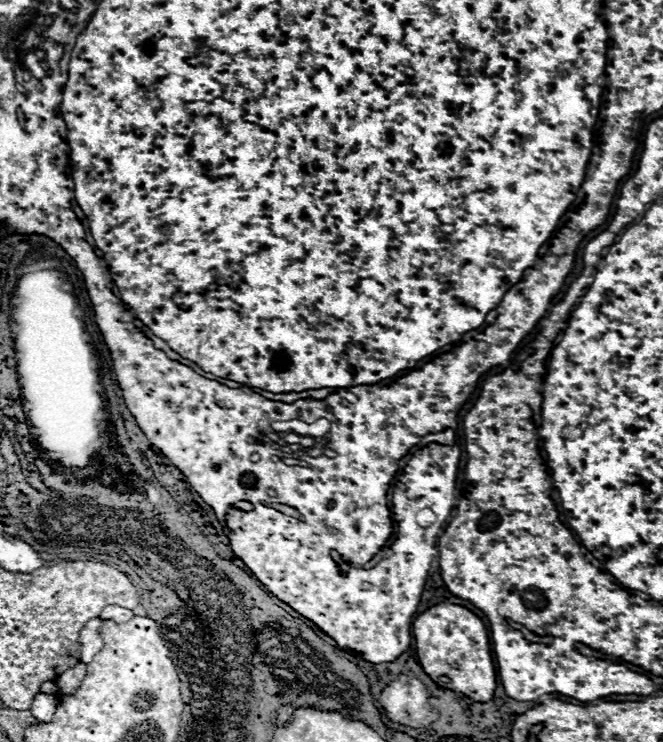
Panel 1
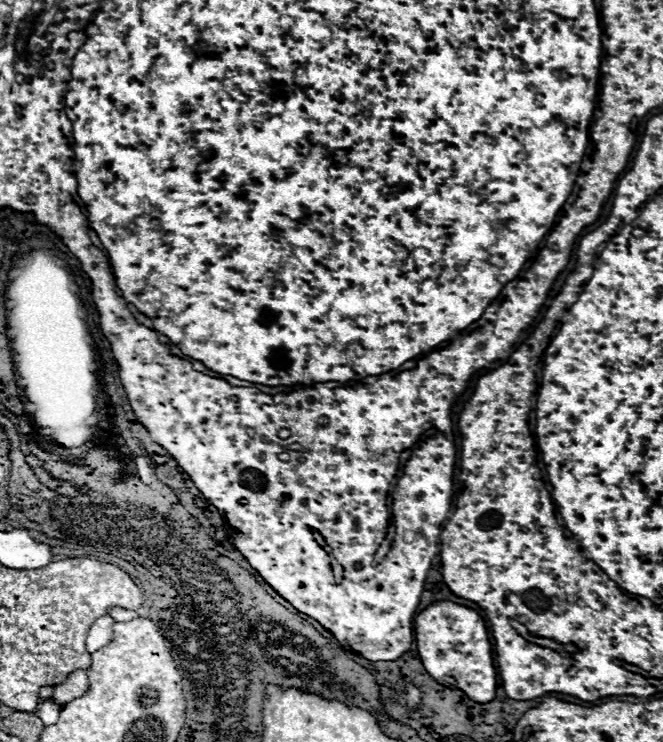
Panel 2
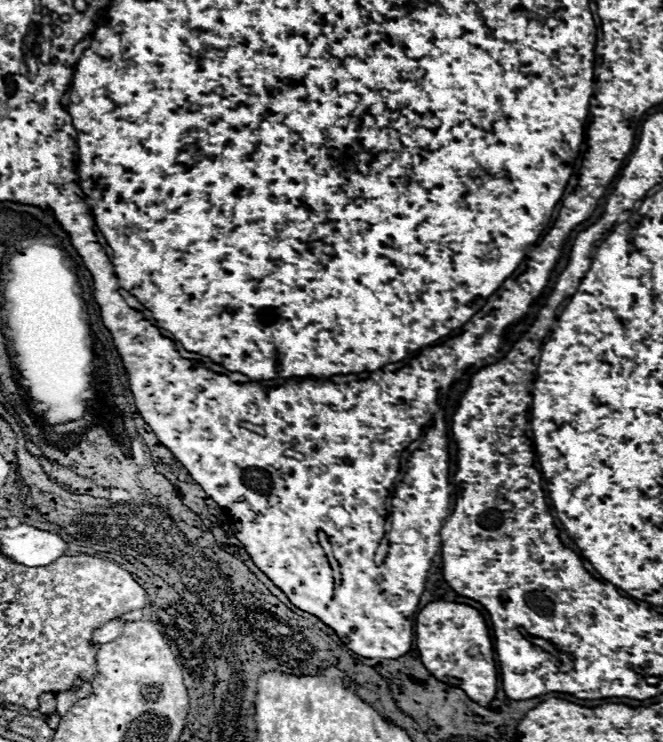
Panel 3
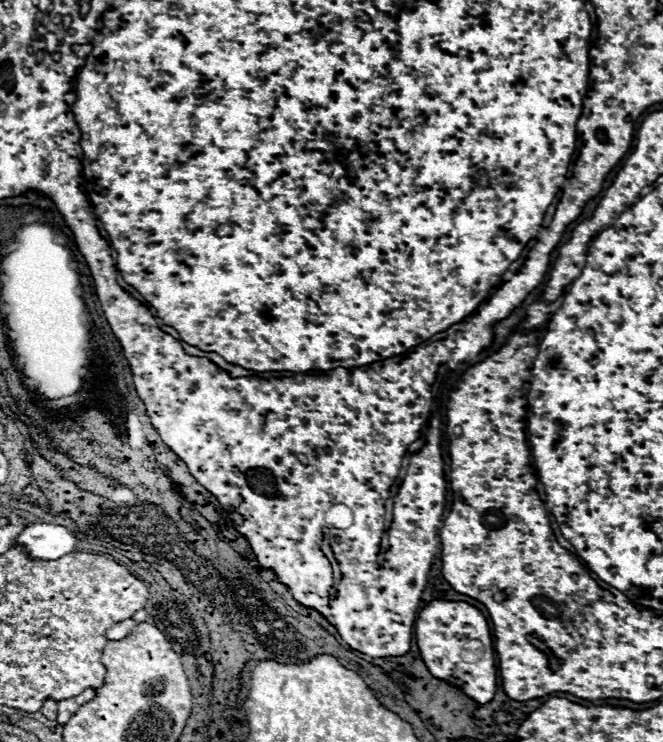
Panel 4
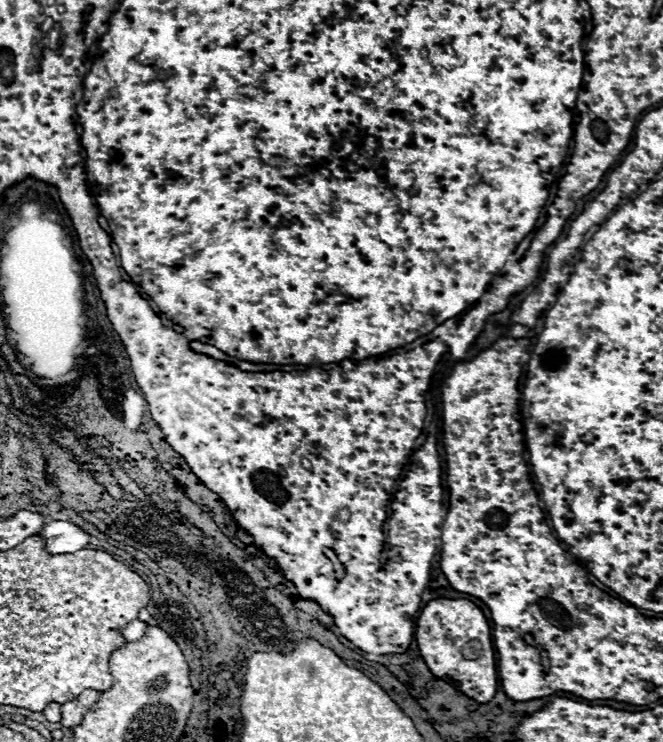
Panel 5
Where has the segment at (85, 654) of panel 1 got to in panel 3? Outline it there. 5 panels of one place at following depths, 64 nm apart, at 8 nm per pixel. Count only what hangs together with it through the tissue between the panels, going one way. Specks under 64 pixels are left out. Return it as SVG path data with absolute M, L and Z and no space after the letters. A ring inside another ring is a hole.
M112 620L112 622L106 622L100 630L94 630L94 634L92 634L92 642L104 644L104 642L112 642L112 640L116 640L116 638L122 634L124 624L126 624L126 620Z

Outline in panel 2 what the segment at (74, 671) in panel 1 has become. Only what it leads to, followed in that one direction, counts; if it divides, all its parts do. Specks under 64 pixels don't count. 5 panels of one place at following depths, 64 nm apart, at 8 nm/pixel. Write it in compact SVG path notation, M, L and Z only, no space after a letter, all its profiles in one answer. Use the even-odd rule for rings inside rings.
M74 672L68 678L68 682L60 684L60 688L54 688L52 698L54 698L54 702L58 706L64 706L74 698L84 696L86 692L88 692L88 676L86 676L86 672Z

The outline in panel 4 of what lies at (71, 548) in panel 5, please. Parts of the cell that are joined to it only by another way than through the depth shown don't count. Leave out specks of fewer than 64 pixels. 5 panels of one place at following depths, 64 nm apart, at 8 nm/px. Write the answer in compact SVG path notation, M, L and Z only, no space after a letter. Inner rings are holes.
M32 524L28 526L16 544L24 544L32 556L42 560L56 560L64 554L76 552L78 538L64 526L58 524Z

